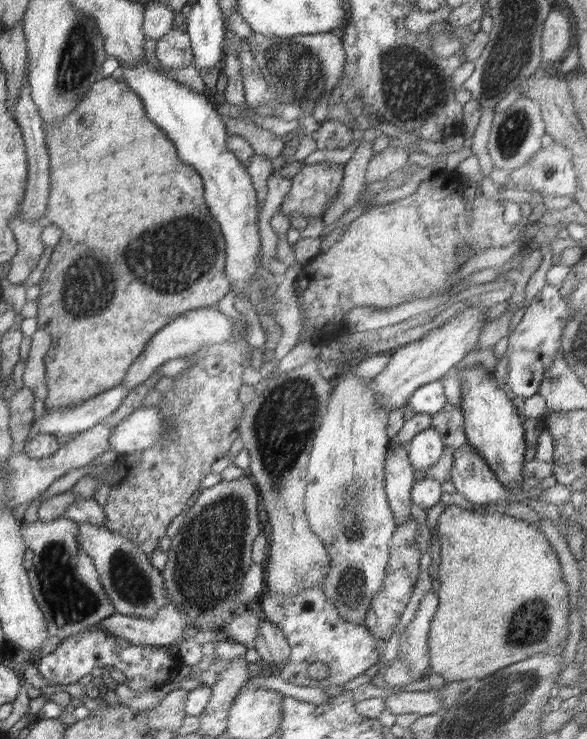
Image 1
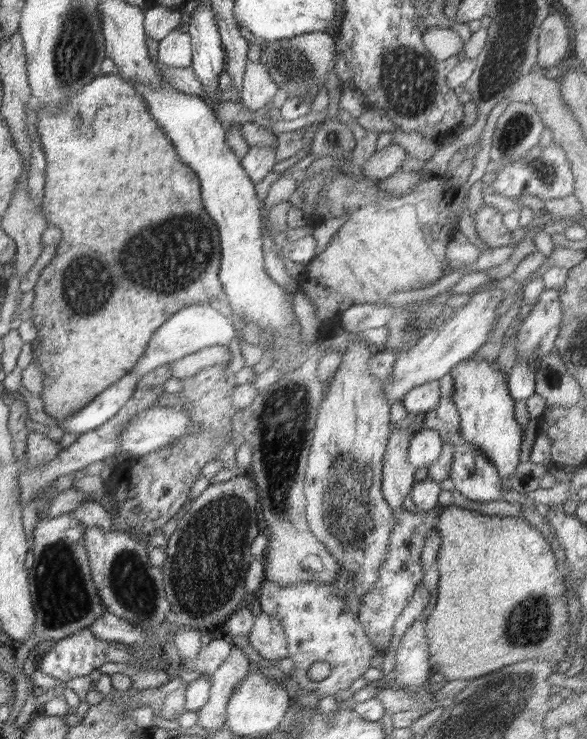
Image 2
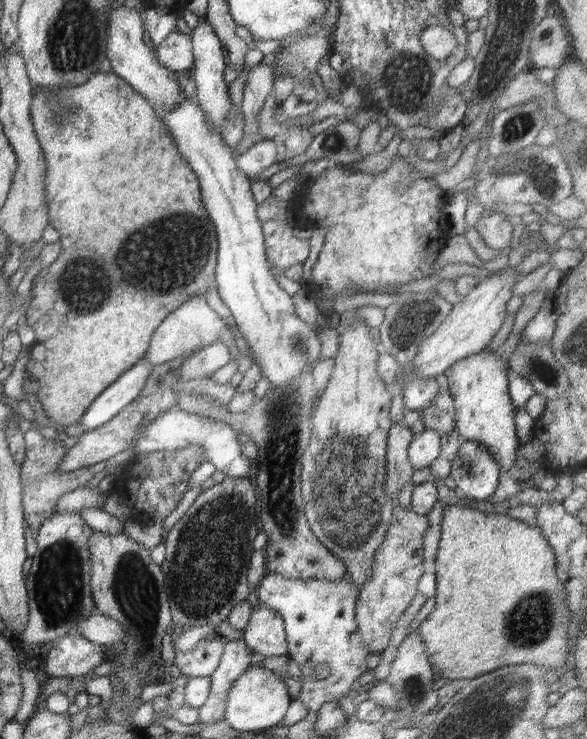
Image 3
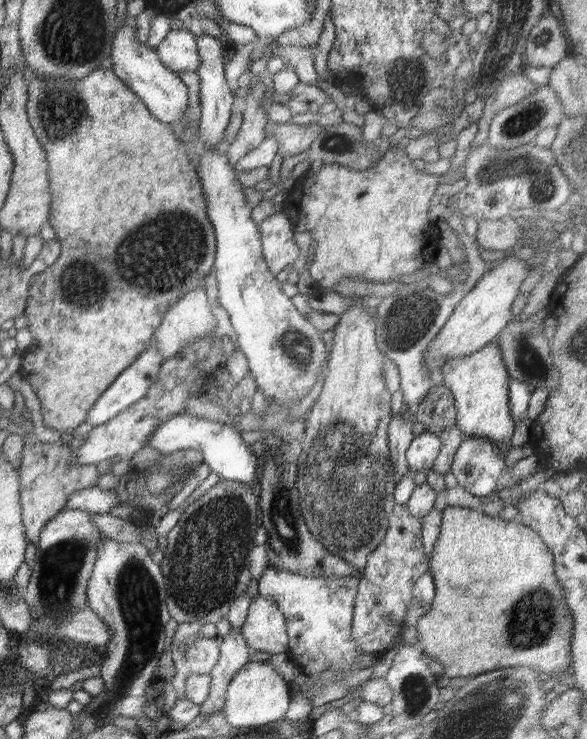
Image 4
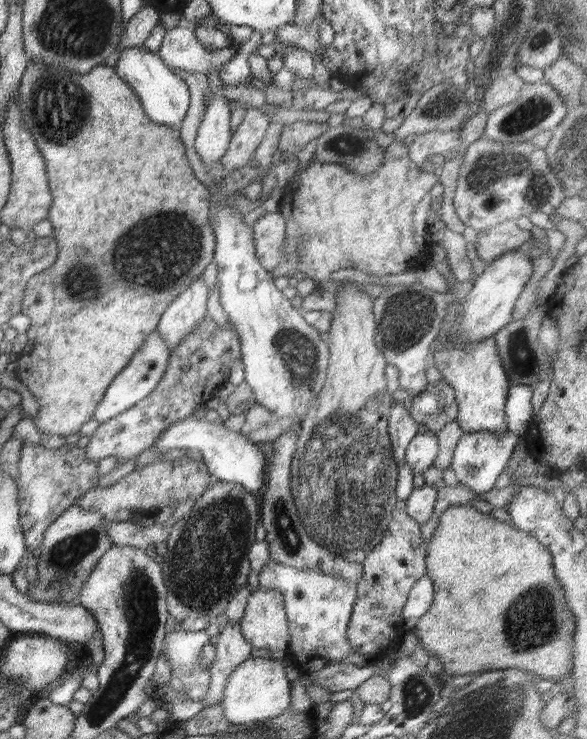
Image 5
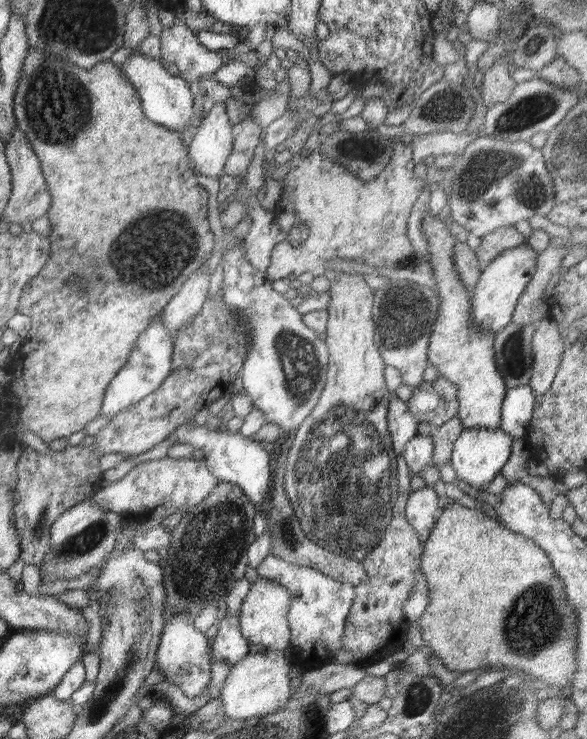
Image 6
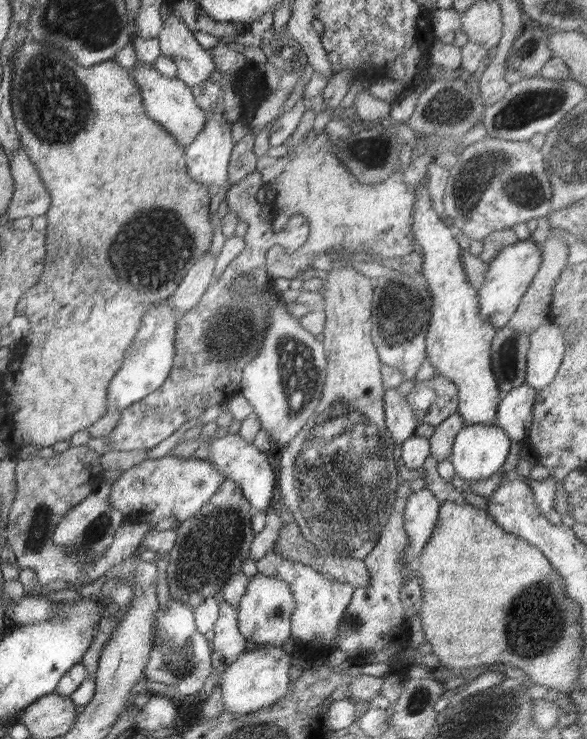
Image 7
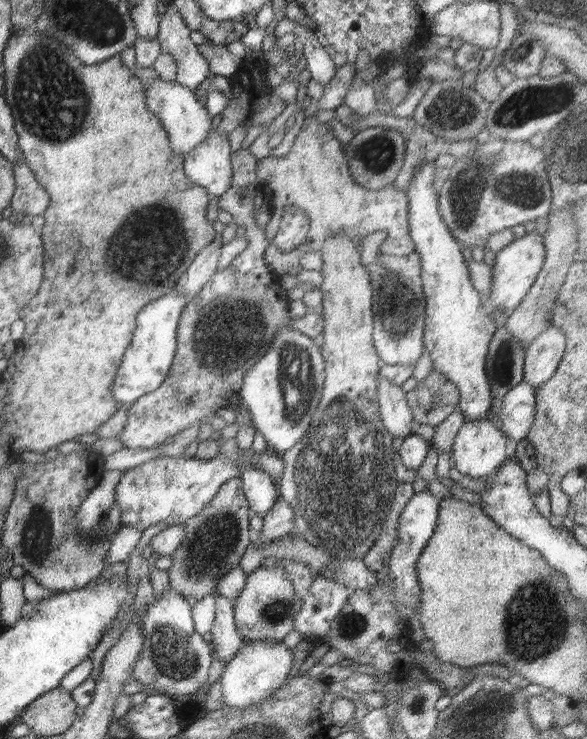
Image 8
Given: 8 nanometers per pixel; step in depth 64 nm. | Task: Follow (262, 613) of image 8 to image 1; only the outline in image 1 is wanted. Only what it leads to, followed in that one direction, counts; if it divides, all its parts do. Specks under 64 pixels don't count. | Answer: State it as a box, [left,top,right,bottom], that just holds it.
[253,620,291,665]

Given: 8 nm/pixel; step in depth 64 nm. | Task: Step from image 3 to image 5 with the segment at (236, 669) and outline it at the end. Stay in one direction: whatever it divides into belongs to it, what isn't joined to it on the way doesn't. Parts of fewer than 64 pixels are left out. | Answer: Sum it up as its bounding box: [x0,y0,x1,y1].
[204,620,253,707]

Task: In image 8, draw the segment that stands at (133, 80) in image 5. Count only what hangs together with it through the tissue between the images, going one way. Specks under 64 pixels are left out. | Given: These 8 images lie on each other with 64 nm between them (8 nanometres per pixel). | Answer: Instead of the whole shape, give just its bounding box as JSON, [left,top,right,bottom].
[144,80,213,154]

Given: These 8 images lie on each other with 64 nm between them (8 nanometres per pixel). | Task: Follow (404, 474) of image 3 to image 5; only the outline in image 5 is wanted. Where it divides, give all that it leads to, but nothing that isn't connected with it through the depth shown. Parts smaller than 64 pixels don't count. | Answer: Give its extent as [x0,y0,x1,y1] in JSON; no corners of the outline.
[388,404,418,466]

